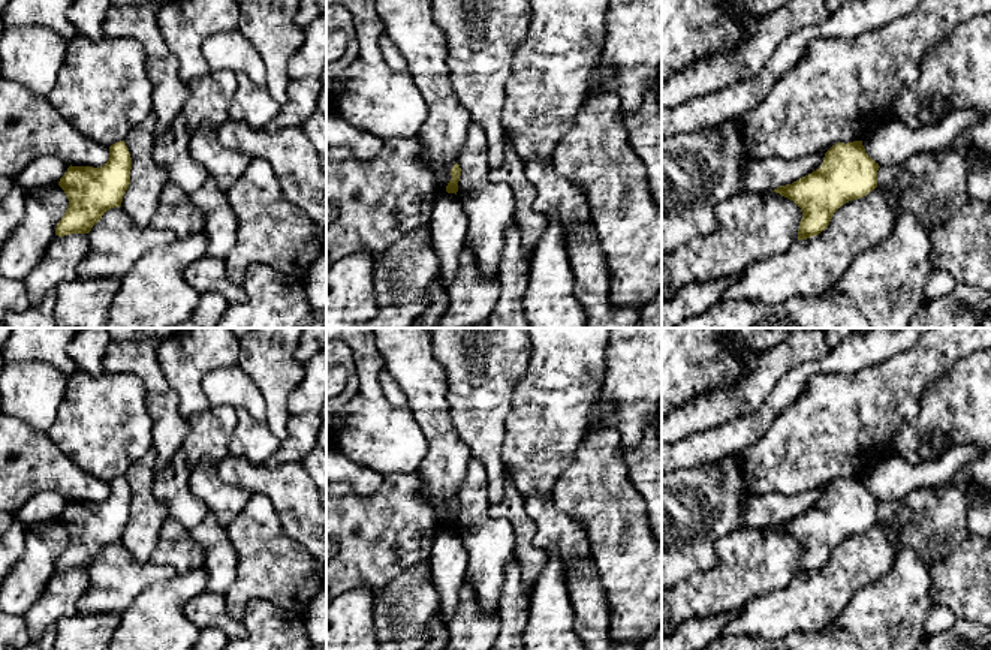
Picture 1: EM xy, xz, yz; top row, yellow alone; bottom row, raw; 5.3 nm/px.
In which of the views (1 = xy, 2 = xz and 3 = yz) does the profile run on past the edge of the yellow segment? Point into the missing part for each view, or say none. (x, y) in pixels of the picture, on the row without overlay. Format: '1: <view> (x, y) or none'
1: none
2: none
3: none

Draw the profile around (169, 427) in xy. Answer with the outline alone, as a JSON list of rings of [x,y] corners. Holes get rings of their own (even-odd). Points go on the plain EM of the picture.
[[[172,389],[148,392],[145,404],[151,418],[153,449],[157,454],[156,473],[160,473],[181,449],[190,424],[178,410],[178,395]]]

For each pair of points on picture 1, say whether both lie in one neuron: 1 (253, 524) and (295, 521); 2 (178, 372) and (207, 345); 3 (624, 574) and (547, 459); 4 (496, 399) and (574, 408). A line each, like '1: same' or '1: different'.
1: different
2: same
3: different
4: different

